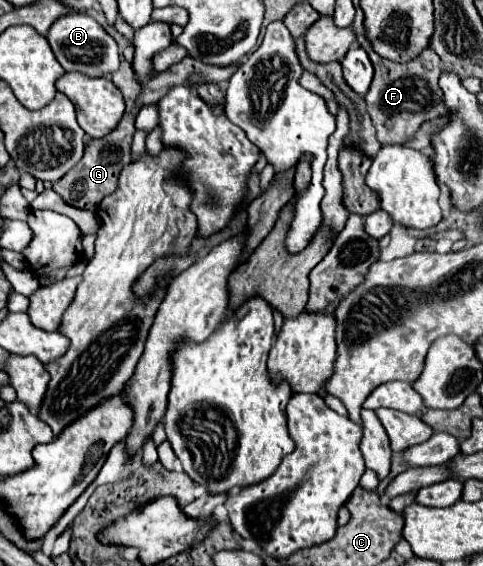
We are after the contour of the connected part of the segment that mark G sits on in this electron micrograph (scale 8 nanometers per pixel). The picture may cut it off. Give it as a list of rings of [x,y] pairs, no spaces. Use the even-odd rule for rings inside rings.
[[[125,114],[123,120],[119,122],[119,126],[111,134],[97,138],[97,140],[89,140],[83,160],[75,168],[71,168],[71,172],[67,172],[59,182],[55,182],[53,190],[57,194],[61,194],[61,198],[67,204],[95,212],[95,208],[99,208],[101,200],[105,196],[109,196],[111,192],[115,192],[115,188],[119,186],[119,172],[127,164],[131,164],[133,134],[135,134],[135,120],[129,114]]]

